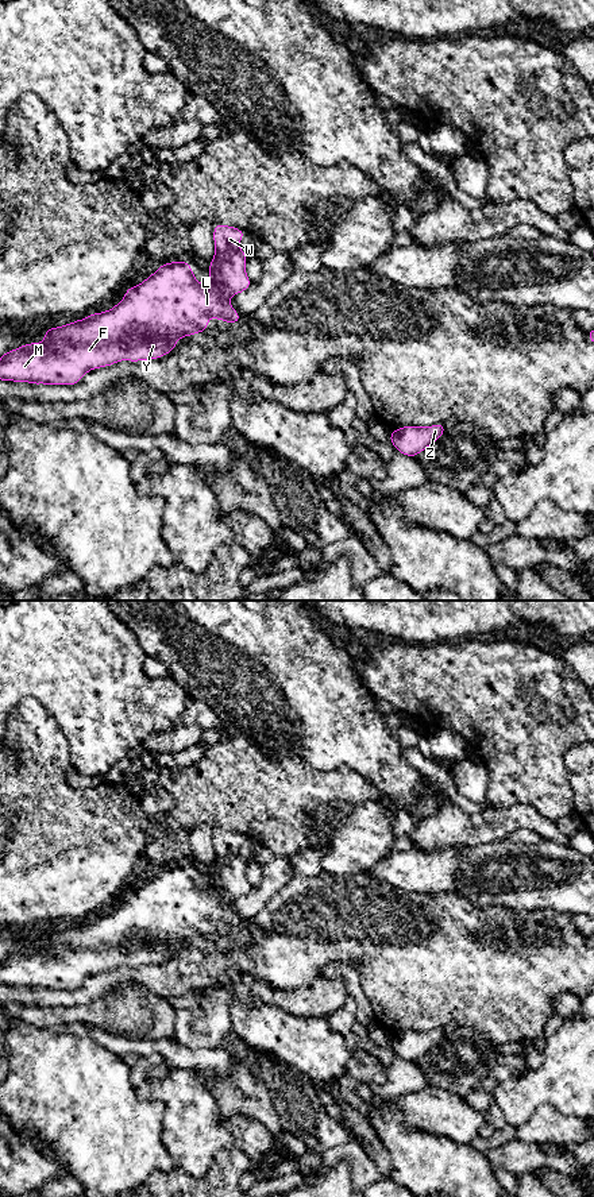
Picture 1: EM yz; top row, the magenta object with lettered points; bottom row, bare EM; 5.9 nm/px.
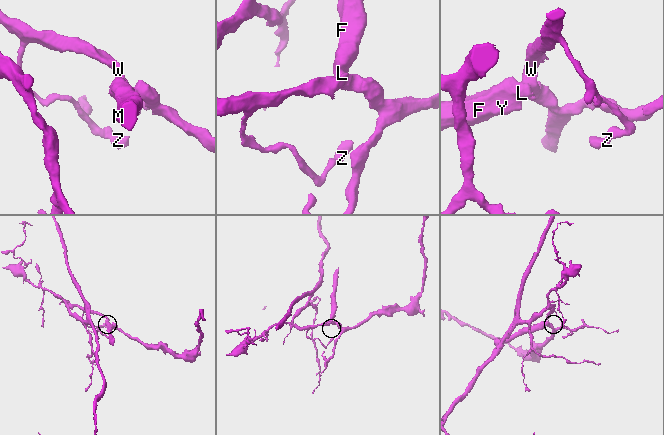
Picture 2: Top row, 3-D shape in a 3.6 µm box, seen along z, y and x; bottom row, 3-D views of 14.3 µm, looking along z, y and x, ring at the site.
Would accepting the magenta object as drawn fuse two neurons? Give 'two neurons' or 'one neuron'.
two neurons

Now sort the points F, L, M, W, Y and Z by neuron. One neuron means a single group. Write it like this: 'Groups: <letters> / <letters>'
Groups: F L M Y / W Z

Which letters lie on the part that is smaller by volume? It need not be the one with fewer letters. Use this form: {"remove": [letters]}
{"remove": ["F", "L", "M", "Y"]}

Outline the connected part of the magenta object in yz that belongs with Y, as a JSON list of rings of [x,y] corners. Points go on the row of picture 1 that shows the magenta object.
[[[188,260],[162,263],[142,283],[126,287],[124,298],[112,309],[90,313],[72,324],[46,328],[43,343],[27,343],[1,354],[0,381],[73,386],[89,370],[108,367],[120,360],[161,359],[176,350],[180,337],[205,333],[209,317],[238,324],[242,314],[231,308],[231,301],[212,281],[198,283]]]

